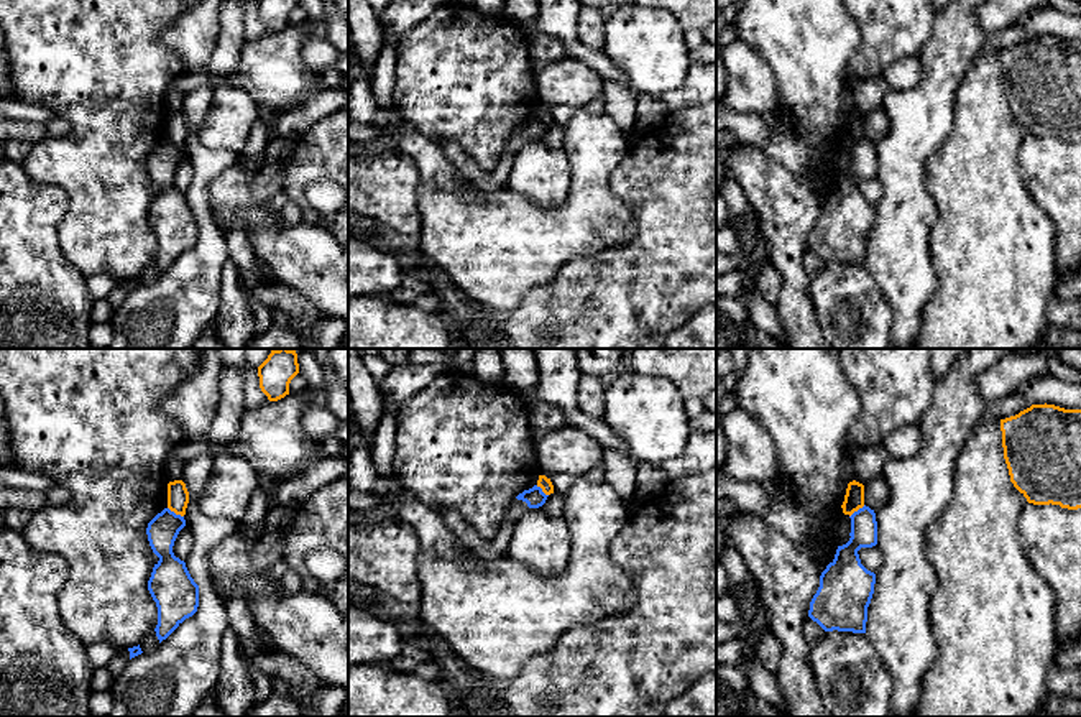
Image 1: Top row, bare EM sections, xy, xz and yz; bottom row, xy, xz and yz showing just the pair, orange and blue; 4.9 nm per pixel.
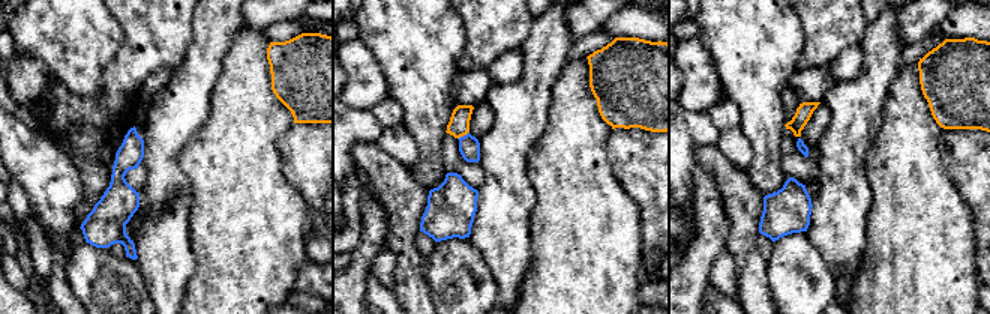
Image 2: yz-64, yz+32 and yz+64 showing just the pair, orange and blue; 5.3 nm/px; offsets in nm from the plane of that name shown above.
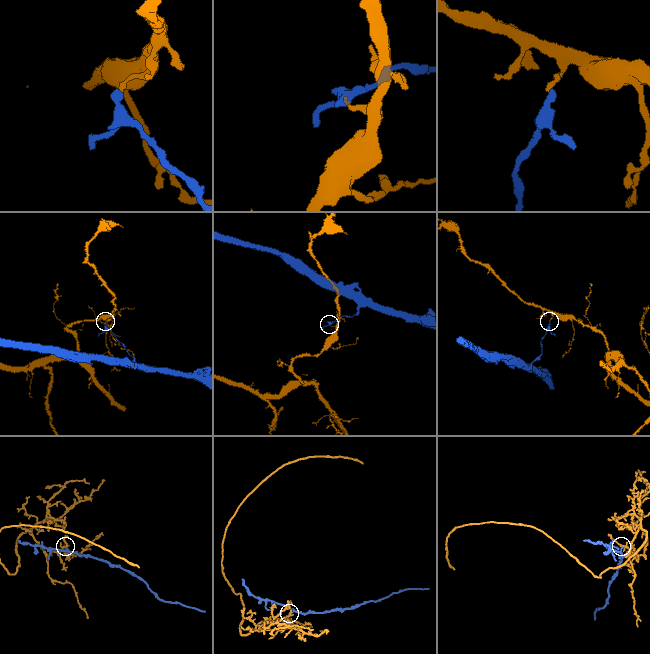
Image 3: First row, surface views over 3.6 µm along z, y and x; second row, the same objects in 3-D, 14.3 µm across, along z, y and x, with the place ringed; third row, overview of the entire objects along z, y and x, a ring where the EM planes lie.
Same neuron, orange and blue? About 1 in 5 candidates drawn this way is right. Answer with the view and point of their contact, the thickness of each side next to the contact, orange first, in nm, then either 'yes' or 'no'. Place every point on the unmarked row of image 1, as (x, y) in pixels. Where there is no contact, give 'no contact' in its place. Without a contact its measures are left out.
xy (176, 145) | 110/150 nm | no

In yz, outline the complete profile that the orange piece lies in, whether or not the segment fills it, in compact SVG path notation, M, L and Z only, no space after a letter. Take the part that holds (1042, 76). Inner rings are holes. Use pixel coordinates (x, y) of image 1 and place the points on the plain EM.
M1032 36L1000 51L1000 62L1010 113L1028 135L1081 140L1081 41Z

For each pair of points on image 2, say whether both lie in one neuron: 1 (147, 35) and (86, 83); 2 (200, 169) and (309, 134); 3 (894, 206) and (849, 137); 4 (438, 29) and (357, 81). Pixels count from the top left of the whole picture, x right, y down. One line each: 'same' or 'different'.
1: different
2: different
3: different
4: different

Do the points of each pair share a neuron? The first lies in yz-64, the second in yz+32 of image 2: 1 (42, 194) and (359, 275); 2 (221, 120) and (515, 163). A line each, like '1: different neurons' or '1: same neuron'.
1: different neurons
2: different neurons

